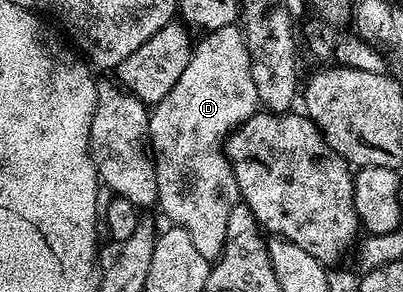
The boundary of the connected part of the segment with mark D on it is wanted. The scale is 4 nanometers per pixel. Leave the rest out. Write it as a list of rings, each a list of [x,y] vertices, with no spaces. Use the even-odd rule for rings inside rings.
[[[235,25],[222,27],[206,32],[200,39],[203,40],[194,44],[189,65],[185,65],[185,73],[177,77],[177,85],[165,93],[160,103],[150,108],[151,120],[147,134],[159,186],[158,210],[163,210],[174,226],[183,227],[193,237],[193,245],[197,245],[201,257],[214,261],[223,252],[223,234],[229,213],[233,213],[241,201],[237,177],[233,177],[231,163],[227,160],[227,138],[250,115],[255,114],[260,101],[253,85],[251,62],[242,30]]]

